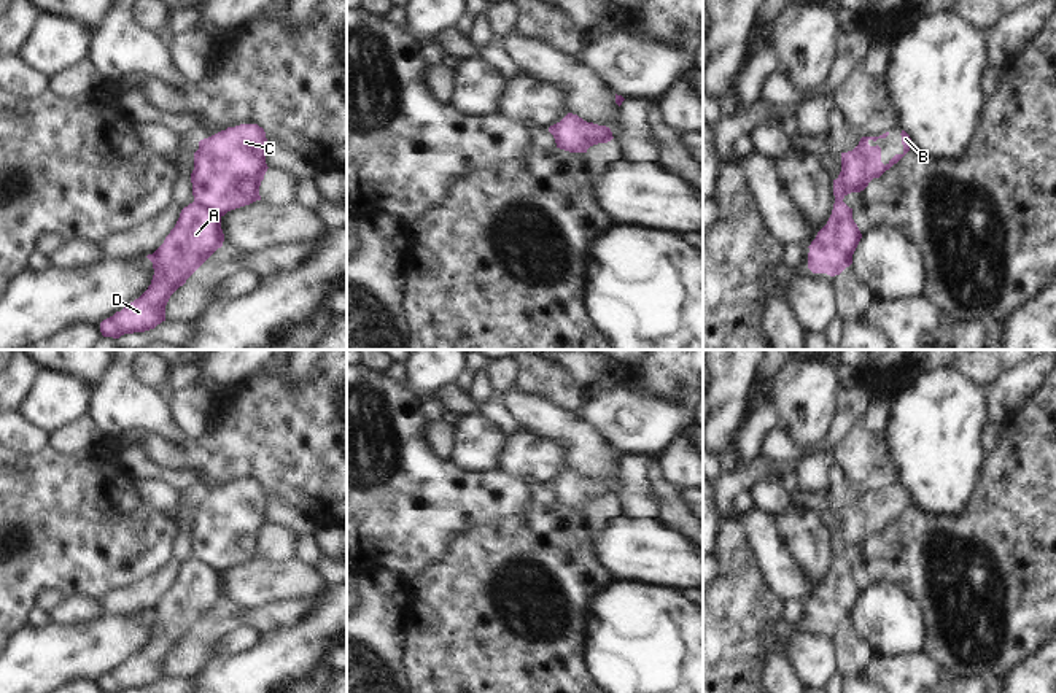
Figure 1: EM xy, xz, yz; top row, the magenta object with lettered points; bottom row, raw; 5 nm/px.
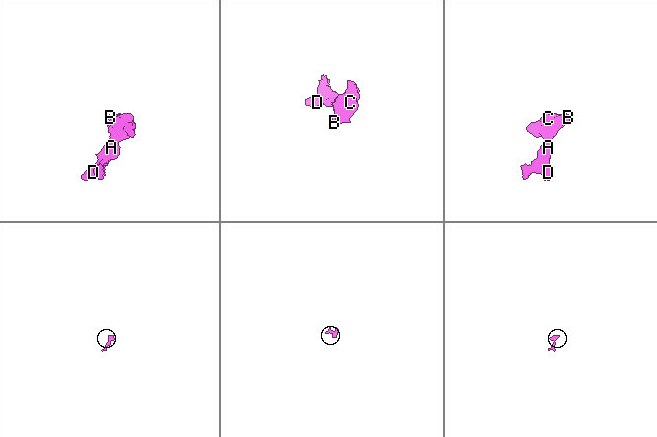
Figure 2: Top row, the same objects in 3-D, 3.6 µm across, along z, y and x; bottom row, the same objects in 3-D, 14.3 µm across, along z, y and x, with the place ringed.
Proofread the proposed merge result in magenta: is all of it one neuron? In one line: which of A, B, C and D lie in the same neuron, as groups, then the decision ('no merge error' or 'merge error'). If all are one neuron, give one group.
A D / B C | merge error

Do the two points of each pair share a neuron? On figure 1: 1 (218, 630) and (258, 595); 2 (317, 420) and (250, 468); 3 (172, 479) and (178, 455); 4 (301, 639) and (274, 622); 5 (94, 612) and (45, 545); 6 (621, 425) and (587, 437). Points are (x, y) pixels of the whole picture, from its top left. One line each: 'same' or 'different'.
1: different
2: same
3: different
4: different
5: different
6: different

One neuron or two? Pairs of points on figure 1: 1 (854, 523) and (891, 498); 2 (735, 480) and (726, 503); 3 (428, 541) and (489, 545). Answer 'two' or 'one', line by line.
1: one
2: one
3: two

